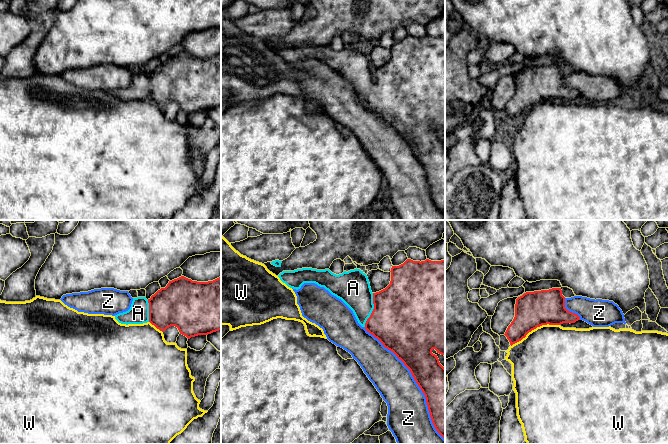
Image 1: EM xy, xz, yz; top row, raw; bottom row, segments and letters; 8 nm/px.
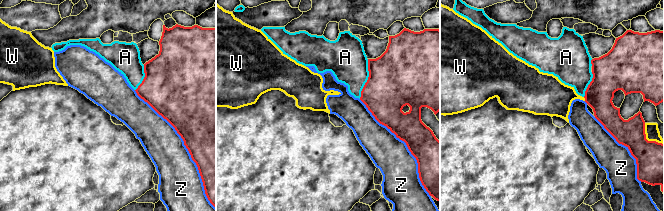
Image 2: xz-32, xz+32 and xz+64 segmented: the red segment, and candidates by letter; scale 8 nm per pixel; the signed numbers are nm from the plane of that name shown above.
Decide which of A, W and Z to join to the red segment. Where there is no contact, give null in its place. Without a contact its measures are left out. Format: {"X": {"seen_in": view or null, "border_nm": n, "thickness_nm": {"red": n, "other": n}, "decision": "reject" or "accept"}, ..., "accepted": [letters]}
{"A": {"seen_in": "xz", "border_nm": 280, "thickness_nm": {"red": 500, "other": 280}, "decision": "accept"}, "W": {"seen_in": "yz", "border_nm": 440, "thickness_nm": {"red": 280, "other": 500}, "decision": "reject"}, "Z": {"seen_in": "xz", "border_nm": 1100, "thickness_nm": {"red": 340, "other": 320}, "decision": "reject"}, "accepted": ["A"]}

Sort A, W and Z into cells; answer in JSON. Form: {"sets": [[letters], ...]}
{"sets": [["A"], ["W"], ["Z"]]}

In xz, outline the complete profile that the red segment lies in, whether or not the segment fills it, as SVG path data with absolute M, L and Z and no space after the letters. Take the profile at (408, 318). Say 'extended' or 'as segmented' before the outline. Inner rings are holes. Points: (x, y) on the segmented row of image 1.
extended; M407 259L399 266L392 266L390 272L390 284L376 293L371 291L367 275L357 268L348 272L344 271L339 275L332 273L329 269L302 268L283 271L278 277L288 287L296 290L300 289L304 283L315 283L341 299L353 311L358 323L377 338L385 348L392 351L410 370L425 395L435 429L445 439L445 368L440 364L437 355L432 353L435 349L437 353L445 356L445 260L426 259L420 262Z

